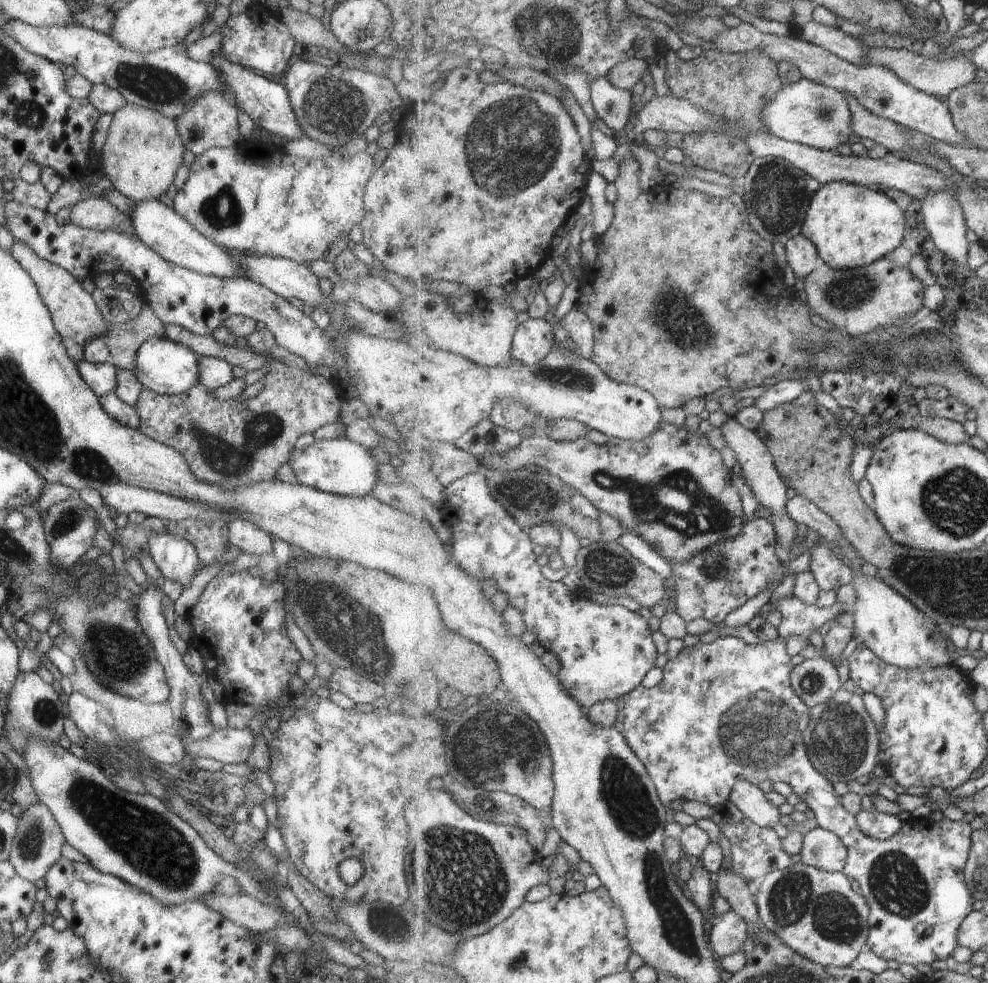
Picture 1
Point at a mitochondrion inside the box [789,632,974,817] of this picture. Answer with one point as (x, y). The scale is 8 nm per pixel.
(840, 739)

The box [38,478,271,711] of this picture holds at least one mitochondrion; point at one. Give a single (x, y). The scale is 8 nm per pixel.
(122, 657)

